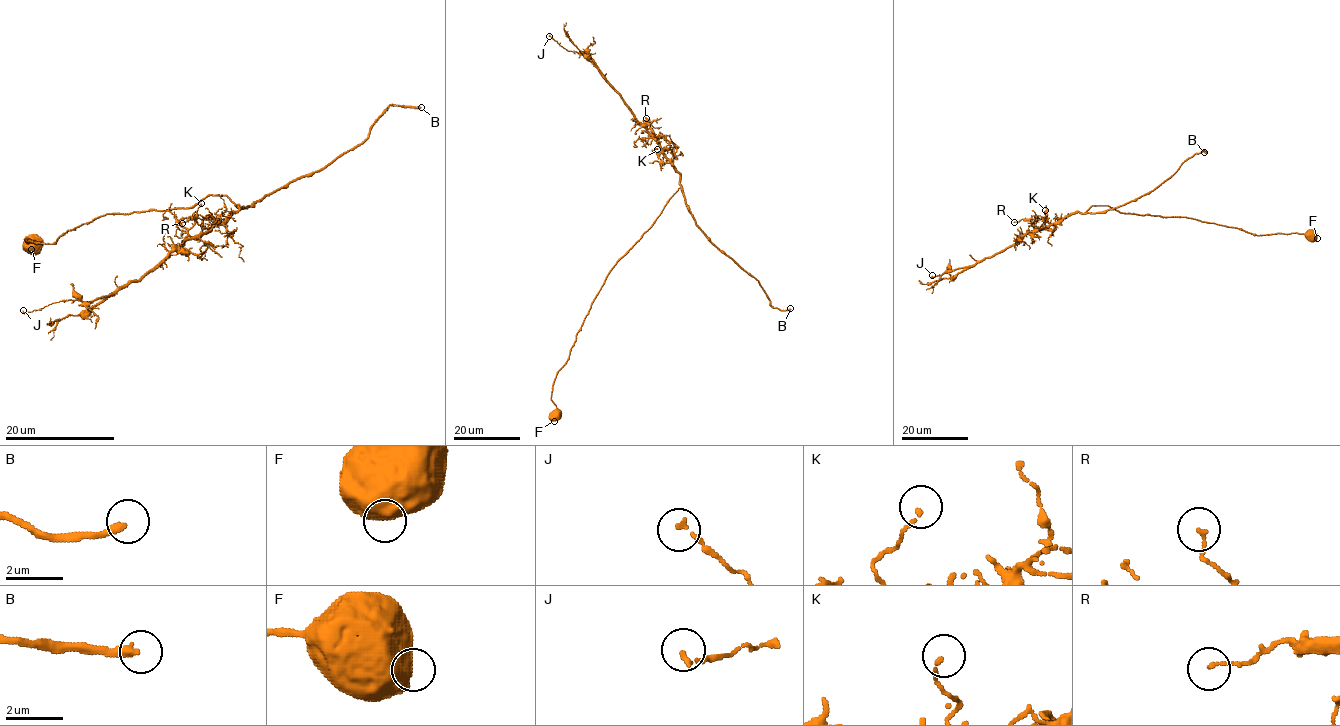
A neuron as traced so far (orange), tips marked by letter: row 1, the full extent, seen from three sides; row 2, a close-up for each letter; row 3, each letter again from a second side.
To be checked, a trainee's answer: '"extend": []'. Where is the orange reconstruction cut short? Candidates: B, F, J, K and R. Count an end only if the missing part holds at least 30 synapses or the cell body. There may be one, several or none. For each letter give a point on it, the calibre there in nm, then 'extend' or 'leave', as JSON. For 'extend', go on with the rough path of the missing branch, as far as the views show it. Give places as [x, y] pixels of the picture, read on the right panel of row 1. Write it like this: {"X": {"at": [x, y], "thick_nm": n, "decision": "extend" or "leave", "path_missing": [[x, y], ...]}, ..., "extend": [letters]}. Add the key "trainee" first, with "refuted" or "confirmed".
{"trainee": "refuted", "B": {"at": [1204, 152], "thick_nm": 240, "decision": "extend", "path_missing": [[1204, 152], [1180, 132], [1168, 111], [1175, 98], [1172, 86]]}, "F": {"at": [1317, 238], "thick_nm": 1100, "decision": "leave"}, "J": {"at": [932, 275], "thick_nm": 140, "decision": "leave"}, "K": {"at": [1045, 210], "thick_nm": 130, "decision": "leave"}, "R": {"at": [1014, 222], "thick_nm": 120, "decision": "leave"}, "extend": ["B"]}

